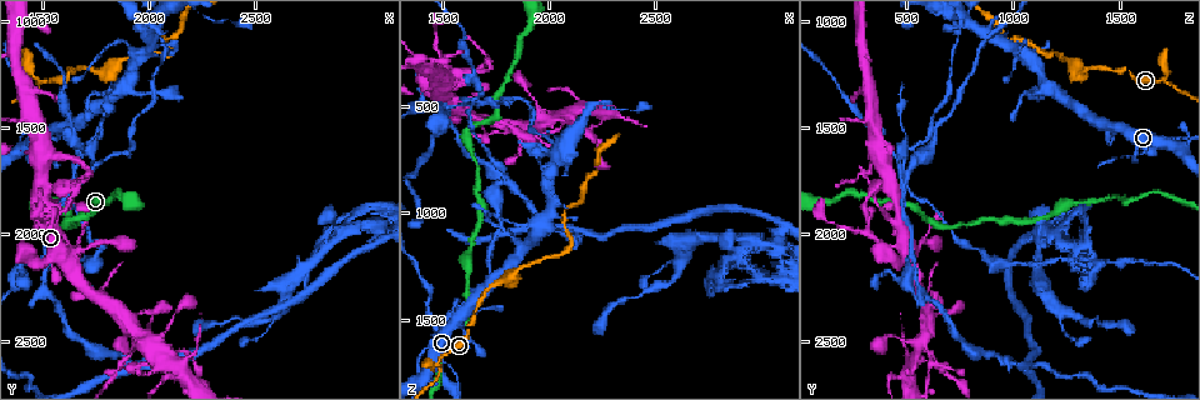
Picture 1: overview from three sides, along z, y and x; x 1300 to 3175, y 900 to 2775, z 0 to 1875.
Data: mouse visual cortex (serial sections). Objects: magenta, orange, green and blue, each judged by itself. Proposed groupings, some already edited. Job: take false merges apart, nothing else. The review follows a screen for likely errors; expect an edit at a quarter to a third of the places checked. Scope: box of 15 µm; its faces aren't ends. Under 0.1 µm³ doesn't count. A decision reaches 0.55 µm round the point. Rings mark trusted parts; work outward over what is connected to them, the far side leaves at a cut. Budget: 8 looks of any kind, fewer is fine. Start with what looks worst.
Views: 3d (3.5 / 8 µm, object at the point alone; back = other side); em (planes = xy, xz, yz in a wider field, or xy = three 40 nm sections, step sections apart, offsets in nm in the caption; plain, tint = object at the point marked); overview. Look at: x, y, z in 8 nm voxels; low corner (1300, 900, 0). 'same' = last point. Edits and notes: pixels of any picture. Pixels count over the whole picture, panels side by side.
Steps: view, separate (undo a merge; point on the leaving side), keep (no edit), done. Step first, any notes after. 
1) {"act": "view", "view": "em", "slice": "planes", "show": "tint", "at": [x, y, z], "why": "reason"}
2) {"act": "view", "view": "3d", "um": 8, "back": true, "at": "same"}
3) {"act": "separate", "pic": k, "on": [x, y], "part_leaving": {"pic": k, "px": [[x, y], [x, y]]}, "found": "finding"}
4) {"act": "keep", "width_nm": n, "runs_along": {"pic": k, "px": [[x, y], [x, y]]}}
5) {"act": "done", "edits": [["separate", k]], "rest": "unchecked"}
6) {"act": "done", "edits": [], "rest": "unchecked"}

{"act": "view", "view": "3d", "um": 3.5, "at": [1440, 1260, 1710], "why": "calibre changes"}

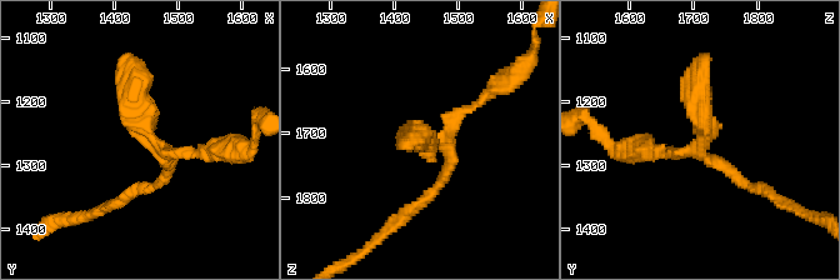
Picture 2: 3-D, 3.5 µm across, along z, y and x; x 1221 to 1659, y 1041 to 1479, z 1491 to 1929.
{"act": "view", "view": "em", "slice": "xy", "step": 5, "show": "tint", "at": [1450, 1250, 1715], "why": "shape alone is not enough"}

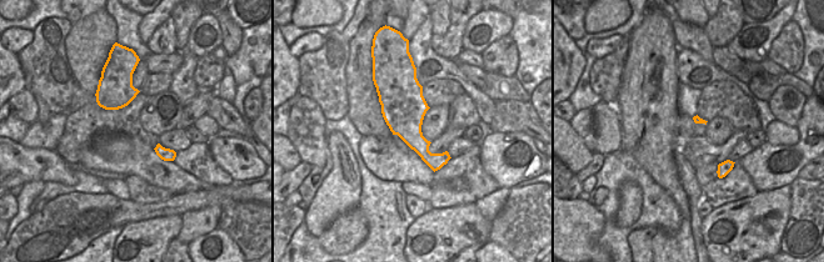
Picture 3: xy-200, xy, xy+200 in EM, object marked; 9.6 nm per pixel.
{"act": "keep", "runs_along": {"pic": 2, "px": [[205, 153], [171, 153], [148, 134], [125, 56]]}, "found": "continuous, no second cell"}

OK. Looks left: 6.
{"act": "view", "view": "3d", "um": 3.5, "back": true, "at": [1970, 2500, 580], "why": "four or more arms meet"}

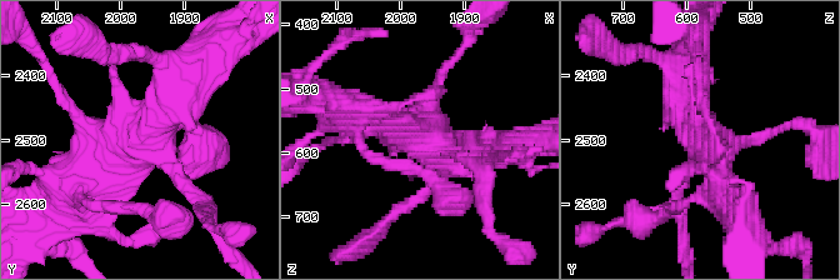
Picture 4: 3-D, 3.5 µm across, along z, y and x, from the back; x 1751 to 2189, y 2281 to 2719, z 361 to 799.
{"act": "view", "view": "em", "slice": "xy", "step": 1, "show": "tint", "at": [1980, 2500, 565], "why": "now the EM"}

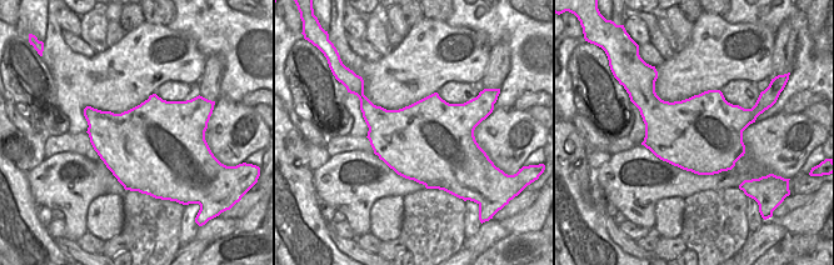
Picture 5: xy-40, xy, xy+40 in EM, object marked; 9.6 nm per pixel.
{"act": "keep", "runs_along": {"pic": 4, "px": [[183, 85], [136, 143], [68, 196]]}, "found": "all the same cell"}

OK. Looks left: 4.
{"act": "view", "view": "3d", "um": 3.5, "back": true, "at": [1630, 1830, 1490], "why": "narrows sharply"}

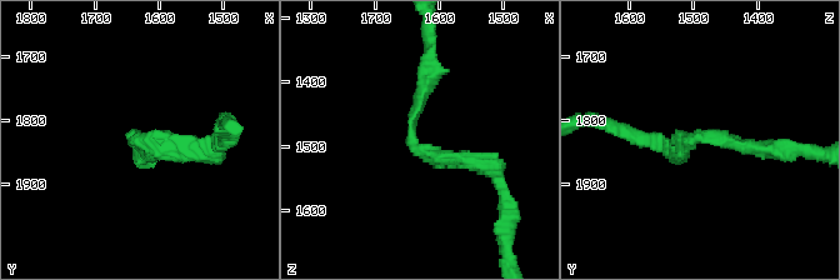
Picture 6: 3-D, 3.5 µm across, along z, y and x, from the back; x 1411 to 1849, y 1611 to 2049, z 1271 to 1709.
{"act": "view", "view": "em", "slice": "xy", "step": 2, "show": "tint", "at": [1645, 1820, 1485]}

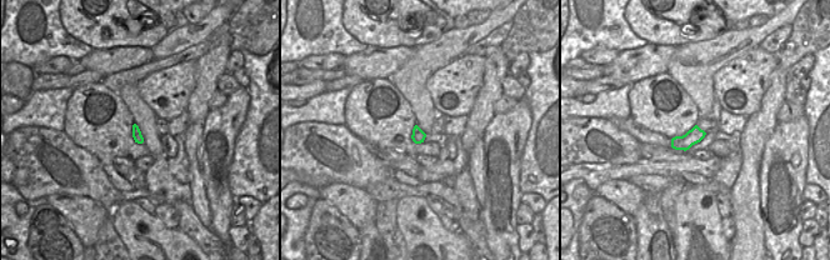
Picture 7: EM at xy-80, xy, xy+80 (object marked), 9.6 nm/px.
{"act": "keep", "width_nm": 130, "runs_along": {"pic": 6, "px": [[429, 58], [414, 144], [479, 160]]}, "found": "continuous, no second cell"}

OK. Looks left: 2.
{"act": "done", "edits": [], "rest": "unchecked"}

